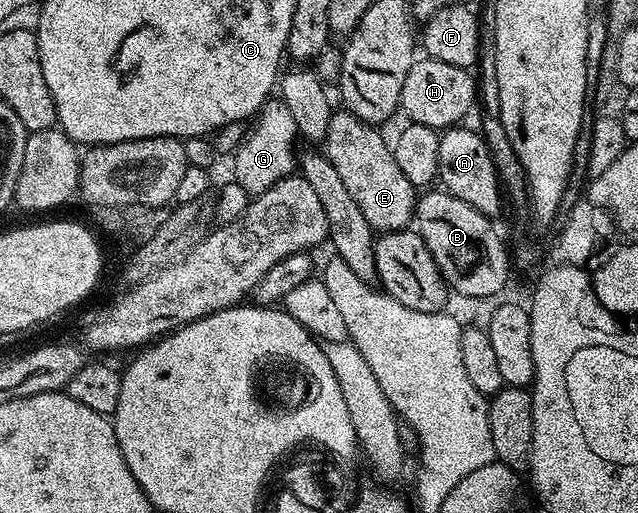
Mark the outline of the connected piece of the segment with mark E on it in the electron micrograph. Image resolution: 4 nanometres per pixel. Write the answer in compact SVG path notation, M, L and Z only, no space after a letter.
M341 110L331 114L324 136L324 153L332 161L332 169L336 169L340 181L344 181L356 205L360 205L360 213L368 217L375 232L403 230L409 224L406 222L416 215L416 188L400 173L391 144L378 132L381 130L358 119L350 110Z

